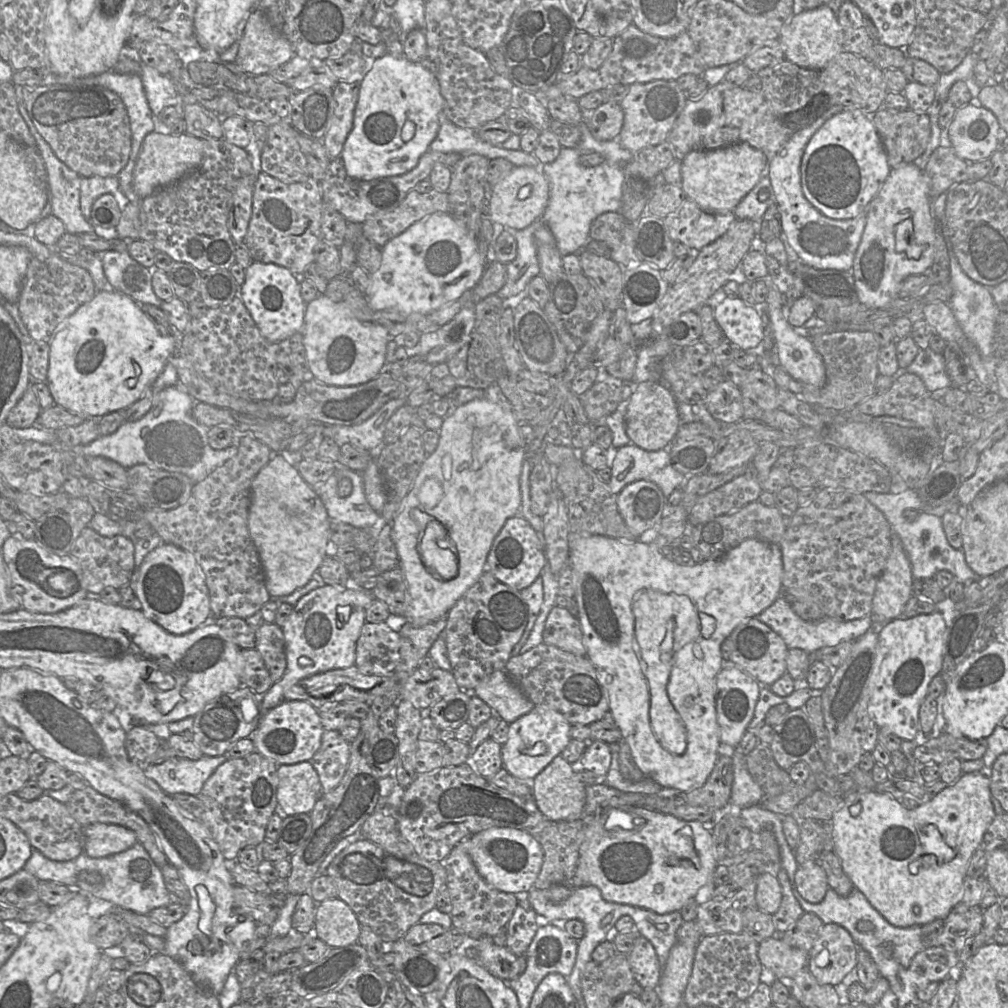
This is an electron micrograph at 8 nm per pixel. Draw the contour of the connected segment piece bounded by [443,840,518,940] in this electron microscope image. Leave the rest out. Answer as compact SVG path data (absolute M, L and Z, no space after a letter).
M466 840L452 849L443 865L446 870L446 886L452 901L450 917L453 928L472 939L493 939L502 928L507 927L518 903L517 896L491 887L482 878L466 851Z

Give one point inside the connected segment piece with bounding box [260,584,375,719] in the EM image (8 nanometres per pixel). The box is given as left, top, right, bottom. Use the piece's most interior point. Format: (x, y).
(316, 641)

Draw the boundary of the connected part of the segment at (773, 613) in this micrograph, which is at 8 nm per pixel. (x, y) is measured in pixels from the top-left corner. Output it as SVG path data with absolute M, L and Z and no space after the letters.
M783 596L778 597L757 618L777 633L789 650L797 648L809 654L820 648L835 646L844 641L855 641L864 635L873 624L869 615L851 621L841 621L831 617L825 617L815 622L804 621L792 610L790 604Z

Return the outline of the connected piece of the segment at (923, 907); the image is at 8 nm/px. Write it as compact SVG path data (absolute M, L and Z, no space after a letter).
M985 767L980 772L962 774L958 781L948 785L930 801L921 804L913 809L905 808L898 800L887 793L877 791L854 791L844 796L844 804L834 813L833 823L833 851L840 858L842 867L847 876L851 879L855 888L861 891L869 903L884 917L891 925L899 928L905 928L915 925L925 925L935 920L945 920L951 911L961 903L964 893L964 880L967 876L972 855L980 845L983 837L992 823L996 813L991 801L990 791L991 769Z

